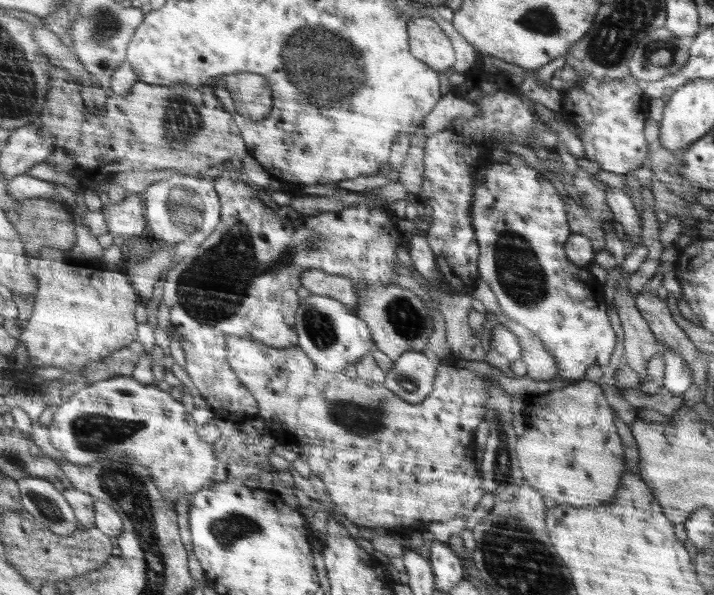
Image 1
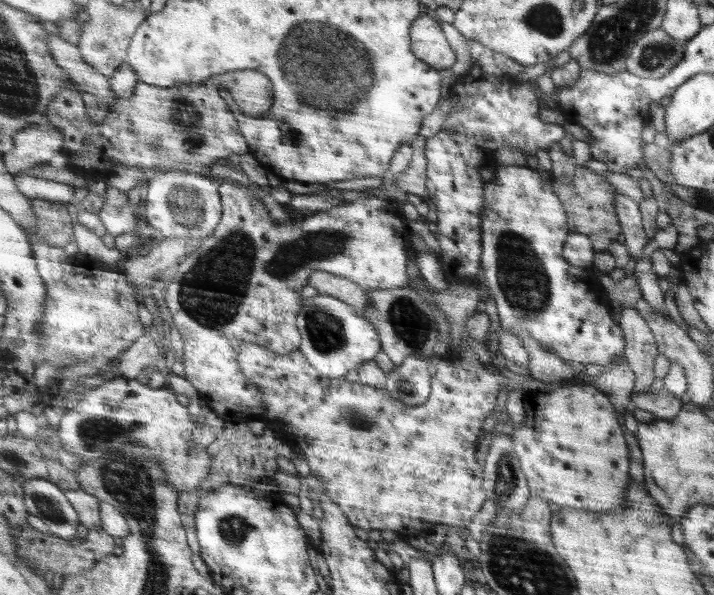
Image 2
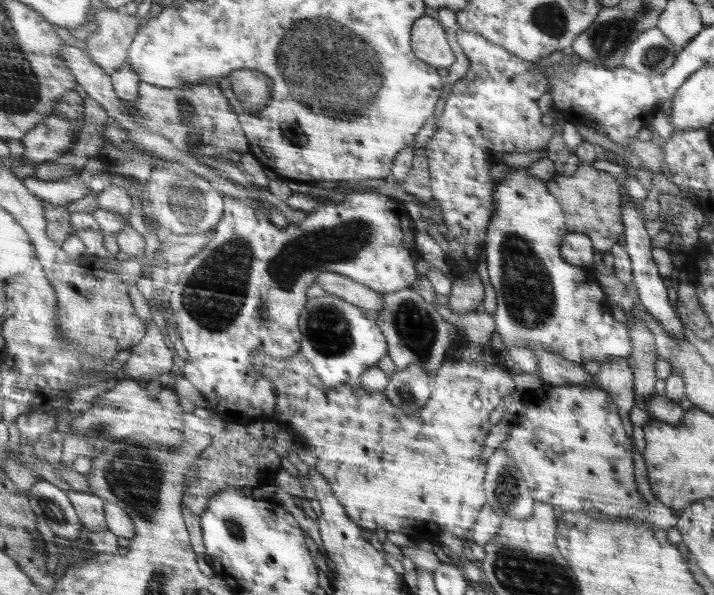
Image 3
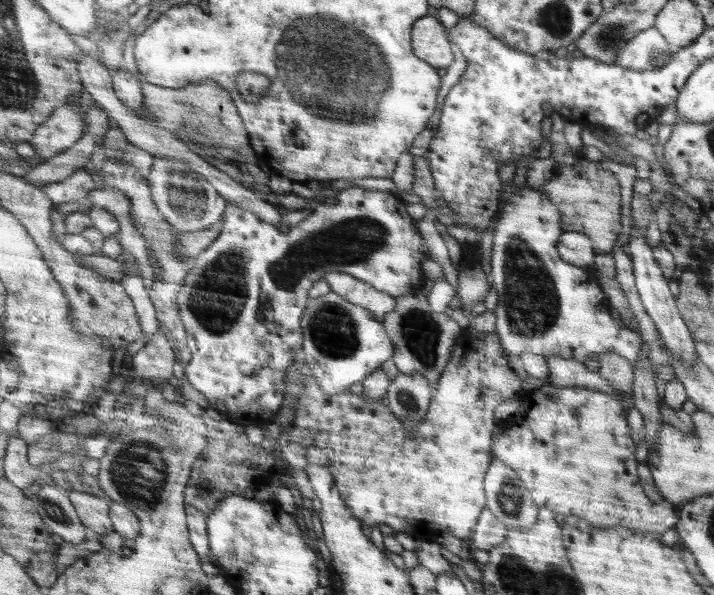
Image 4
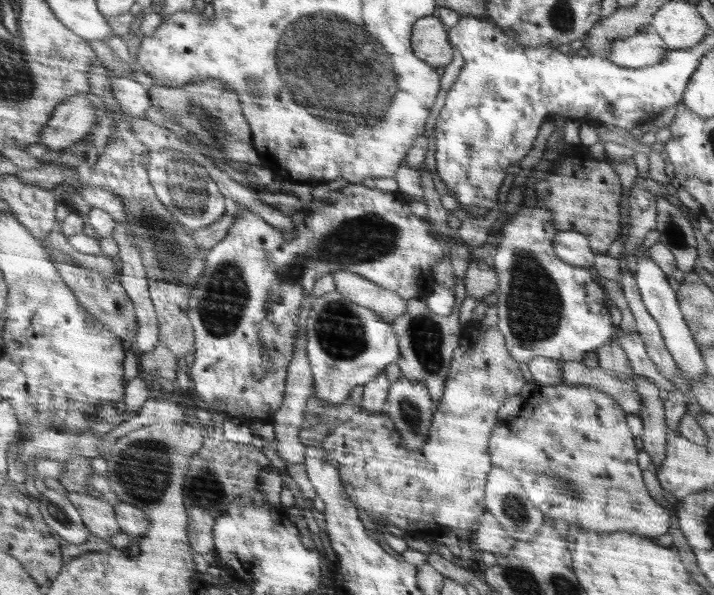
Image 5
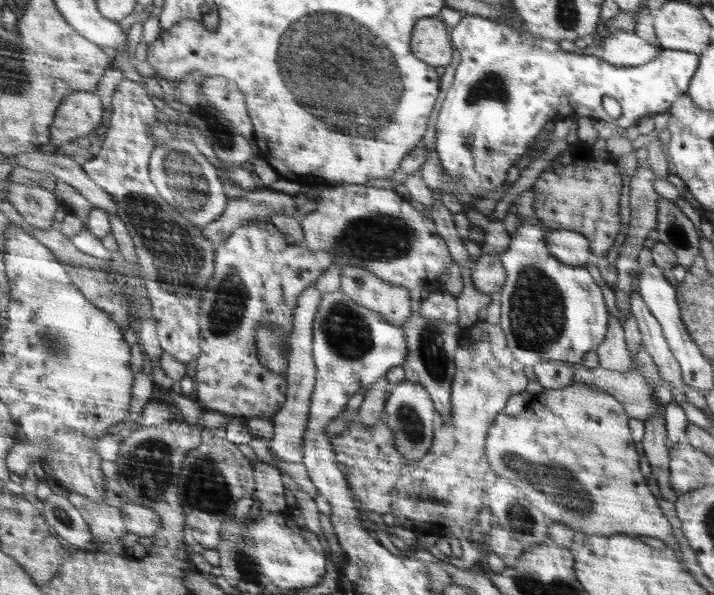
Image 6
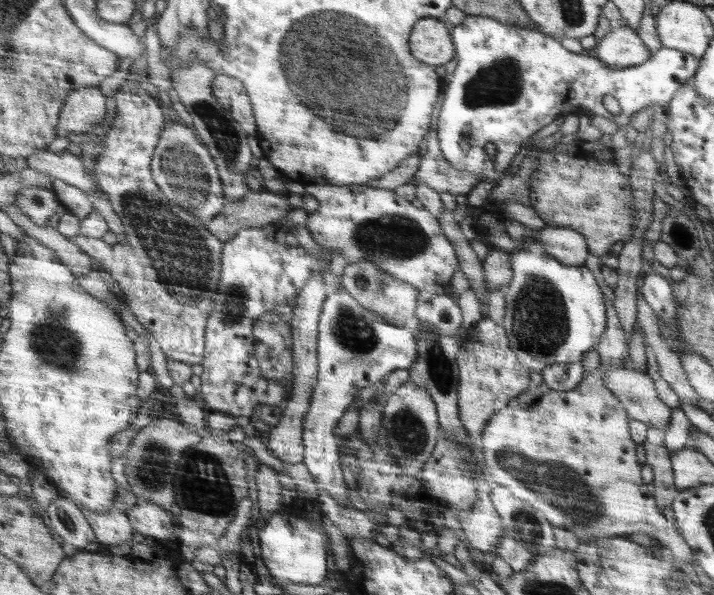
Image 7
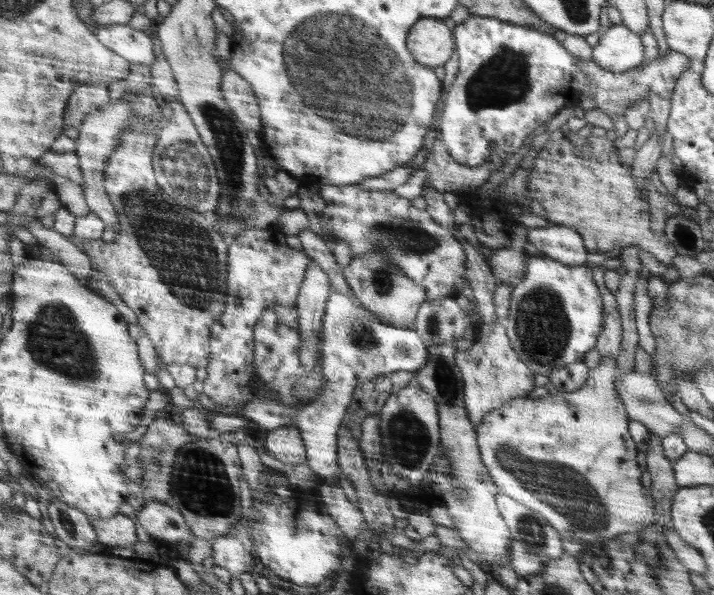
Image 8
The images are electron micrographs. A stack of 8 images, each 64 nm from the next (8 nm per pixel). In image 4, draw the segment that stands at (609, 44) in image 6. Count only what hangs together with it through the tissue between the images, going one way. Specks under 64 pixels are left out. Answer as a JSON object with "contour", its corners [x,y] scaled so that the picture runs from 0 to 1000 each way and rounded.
{"contour":[[[917,45],[908,47],[880,67],[866,87],[861,108],[873,114],[899,119],[926,114],[940,101],[945,81],[936,71]]]}

